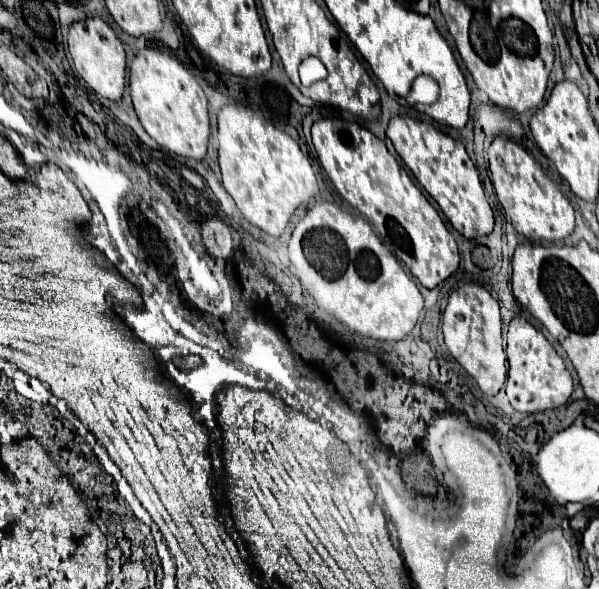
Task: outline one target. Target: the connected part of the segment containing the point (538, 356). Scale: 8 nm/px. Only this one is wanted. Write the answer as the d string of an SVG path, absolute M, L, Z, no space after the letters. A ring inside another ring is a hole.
M514 316L508 326L508 382L506 396L518 412L544 412L568 402L572 394L572 376L554 346L522 316Z

